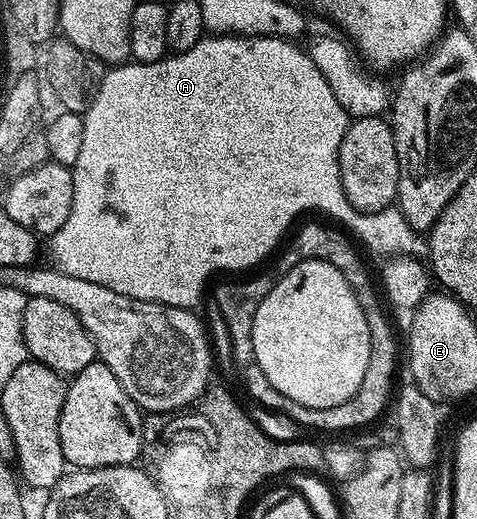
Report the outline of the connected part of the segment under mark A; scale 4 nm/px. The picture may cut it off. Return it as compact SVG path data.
M206 34L200 42L196 42L196 46L183 52L167 54L156 62L113 65L103 75L100 90L92 106L82 116L84 143L72 165L72 210L68 210L64 226L60 226L60 230L48 237L49 263L64 274L72 274L72 278L88 278L88 282L108 286L108 290L116 290L116 294L124 294L128 298L194 310L202 300L206 283L207 288L211 283L210 275L213 272L238 274L241 273L238 272L241 268L250 268L253 264L260 263L281 242L282 235L289 230L290 223L301 212L323 212L324 215L331 216L326 217L331 221L339 220L334 222L341 225L363 249L371 248L376 255L382 256L381 258L390 258L395 254L425 253L428 248L427 241L418 237L421 236L419 229L411 228L402 211L396 206L379 212L361 212L352 206L352 202L348 202L340 178L340 142L344 142L344 134L351 119L344 106L336 102L332 86L328 86L324 74L320 74L320 70L316 68L316 62L312 62L309 51L284 36Z

